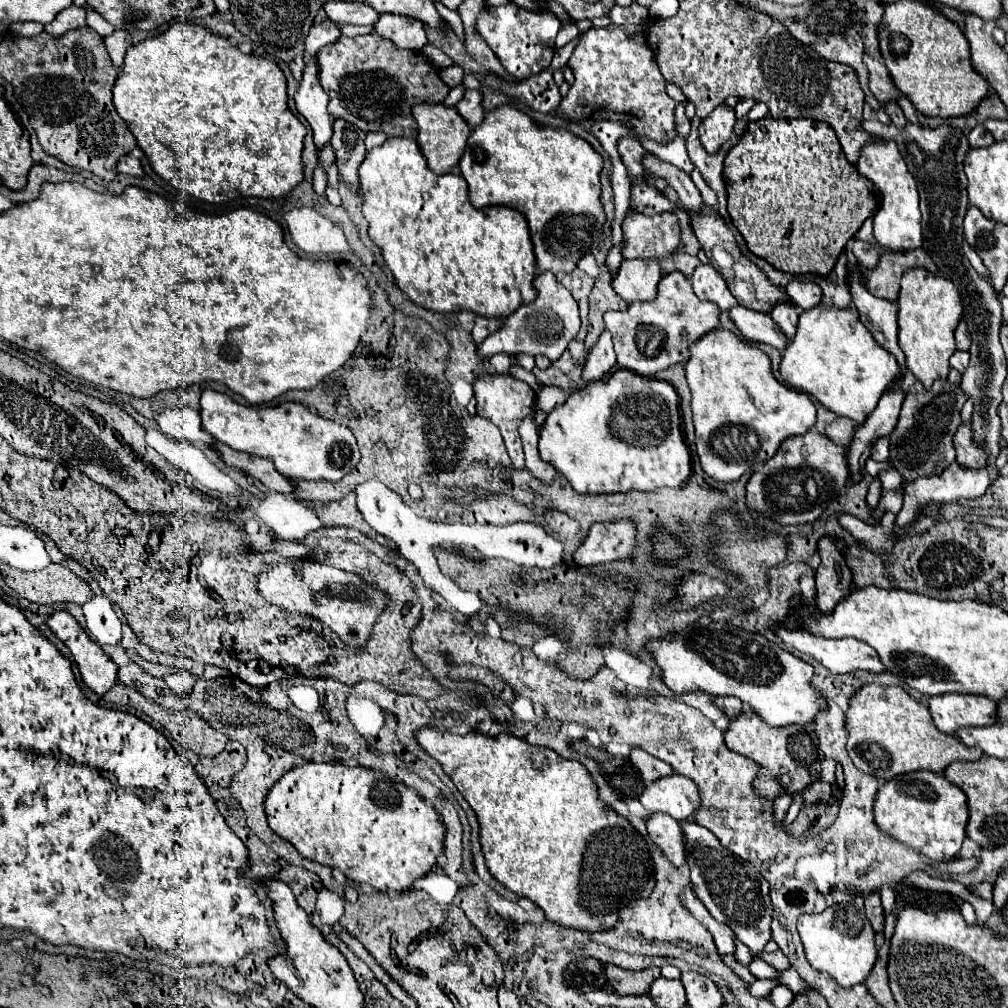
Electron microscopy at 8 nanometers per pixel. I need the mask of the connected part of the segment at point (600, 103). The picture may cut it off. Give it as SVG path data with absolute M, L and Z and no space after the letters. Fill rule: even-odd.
M609 25L603 29L591 27L587 33L583 33L567 63L573 69L575 83L561 99L555 115L579 123L587 131L591 131L599 119L625 125L631 135L621 137L617 147L621 161L627 167L627 175L629 179L639 179L649 187L655 187L655 175L651 175L641 163L645 155L651 155L651 151L641 145L641 137L653 139L661 145L671 143L677 137L673 115L677 103L665 93L665 79L655 65L651 47L645 43L647 31L647 27ZM631 33L635 33L637 39L631 39Z

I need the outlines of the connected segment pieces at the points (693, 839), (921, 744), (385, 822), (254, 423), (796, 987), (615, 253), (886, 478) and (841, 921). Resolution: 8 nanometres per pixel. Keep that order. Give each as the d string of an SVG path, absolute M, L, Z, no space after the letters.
M681 821L683 837L685 837L685 855L687 865L691 869L691 887L697 899L709 909L709 913L731 927L735 937L745 943L751 953L757 957L763 953L765 943L771 939L771 899L769 899L769 883L765 877L747 861L741 861L733 853L725 853L725 847L719 839L705 827L693 821Z
M863 685L849 699L845 731L845 747L855 767L879 781L889 781L895 775L919 769L943 773L953 761L977 761L983 755L979 747L967 747L953 735L937 731L929 709L901 687L885 689L881 685Z
M305 763L287 771L269 789L263 805L269 827L287 839L305 859L339 869L347 879L367 883L381 893L411 889L417 879L435 867L437 857L443 853L445 827L437 811L407 785L373 769L347 767L343 763Z
M205 389L201 395L201 421L215 441L273 461L275 469L291 481L341 481L361 459L349 427L321 417L301 403L245 407L219 391Z
M793 969L781 971L779 977L775 979L775 983L777 983L777 985L785 985L785 987L791 989L793 993L799 993L799 991L803 991L805 987L809 987L809 985L807 985L799 975L797 975L797 971L793 971Z
M621 245L611 247L609 253L607 253L607 257L605 257L605 265L607 265L607 269L609 269L611 275L615 275L617 267L621 265L621 261L623 261L623 257L621 257Z
M889 467L889 469L885 469L885 471L879 473L879 481L881 481L883 489L895 489L895 487L901 485L903 479L901 479L901 475L893 467Z
M833 905L823 913L801 915L797 921L797 929L809 965L817 971L829 973L841 987L853 987L857 983L863 983L877 961L875 931L867 921L865 913L859 911L855 905Z

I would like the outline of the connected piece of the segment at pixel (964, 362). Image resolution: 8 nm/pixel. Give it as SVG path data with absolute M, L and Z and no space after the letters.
M955 351L951 357L951 367L957 369L959 373L963 373L969 365L969 353L967 351Z

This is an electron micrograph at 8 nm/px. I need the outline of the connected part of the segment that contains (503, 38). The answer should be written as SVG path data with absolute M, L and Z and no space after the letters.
M515 3L491 7L487 5L477 17L477 31L493 49L493 53L499 57L505 71L511 77L523 81L531 75L545 71L551 65L551 55L555 51L555 37L559 31L559 19L549 11L533 13Z

